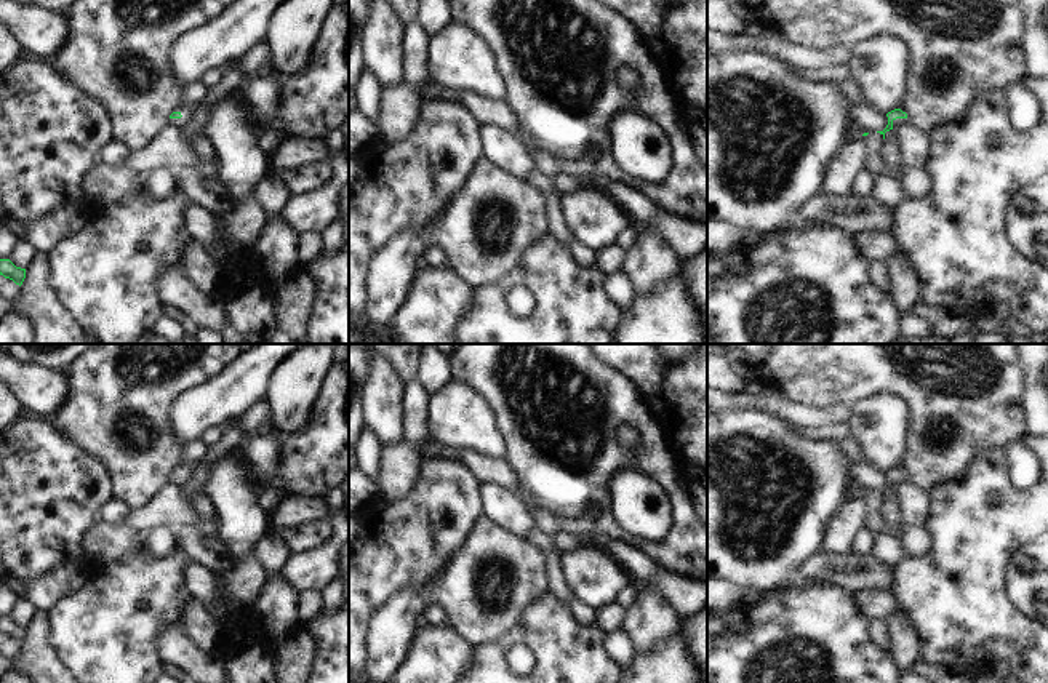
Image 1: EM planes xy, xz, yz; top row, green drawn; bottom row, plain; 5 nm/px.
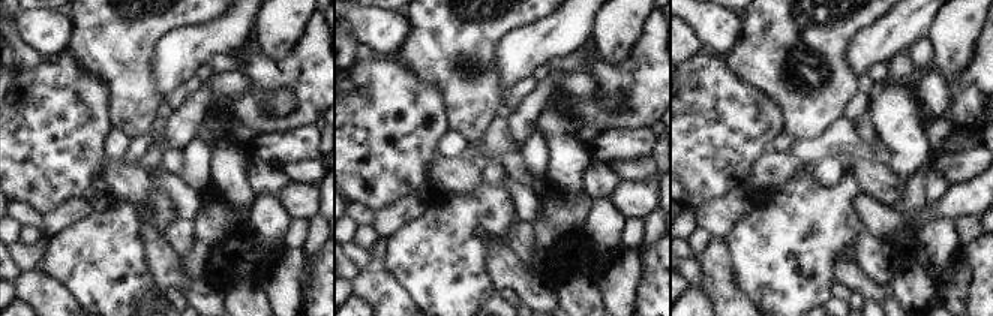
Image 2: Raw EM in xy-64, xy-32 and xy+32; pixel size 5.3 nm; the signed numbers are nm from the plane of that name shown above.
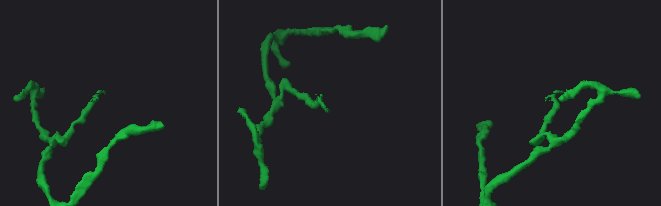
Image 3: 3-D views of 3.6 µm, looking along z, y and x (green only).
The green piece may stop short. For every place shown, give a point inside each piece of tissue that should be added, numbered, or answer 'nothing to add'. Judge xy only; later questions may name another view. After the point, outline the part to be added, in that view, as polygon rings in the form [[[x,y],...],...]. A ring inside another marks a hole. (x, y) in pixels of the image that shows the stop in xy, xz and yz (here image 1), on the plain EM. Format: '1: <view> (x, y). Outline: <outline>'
1: xy (186, 471). Outline: [[[194,464],[176,467],[174,470],[179,470],[182,475],[181,477],[168,477],[168,483],[171,483],[174,486],[182,485],[184,480],[190,475],[192,469],[194,469]]]

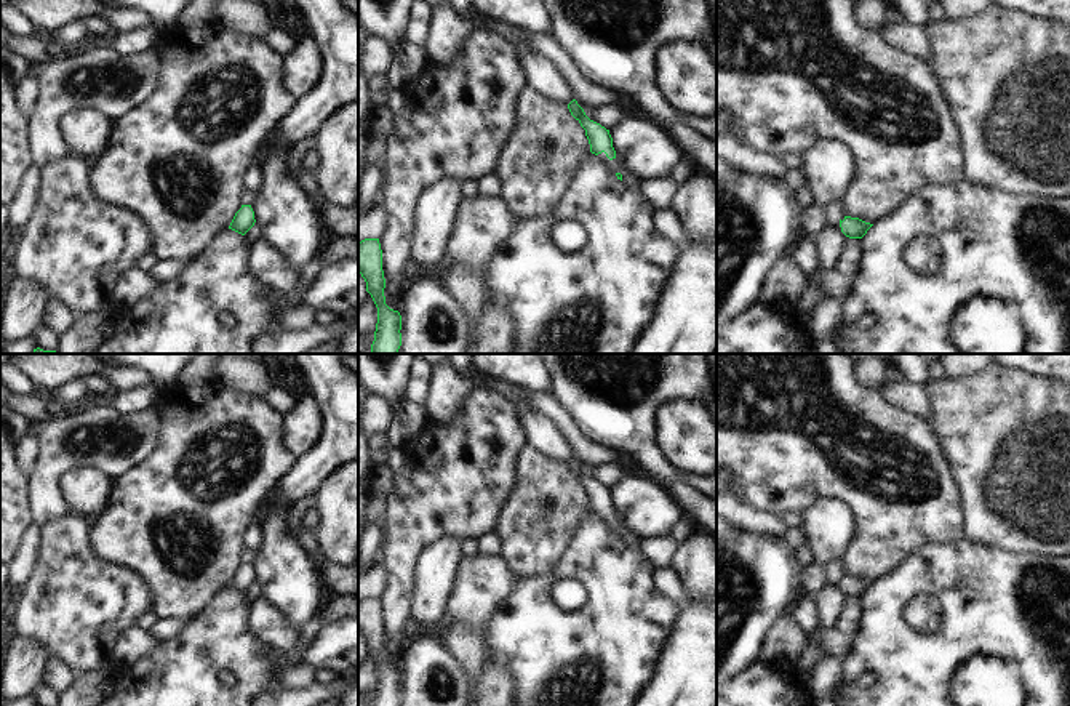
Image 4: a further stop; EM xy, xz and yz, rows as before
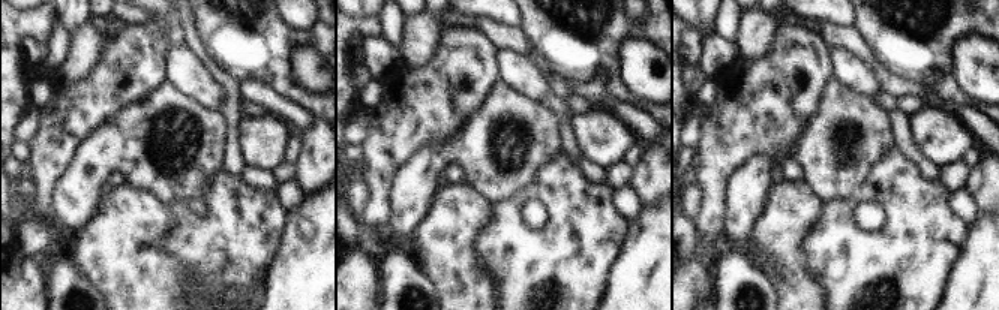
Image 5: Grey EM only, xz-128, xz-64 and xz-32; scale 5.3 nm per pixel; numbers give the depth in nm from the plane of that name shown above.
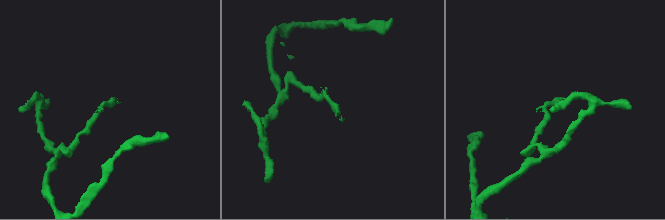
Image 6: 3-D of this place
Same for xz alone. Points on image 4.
1: xz (629, 540). Outline: [[[605,511],[597,514],[600,520],[606,525],[606,528],[613,533],[621,532],[622,533],[622,543],[638,552],[638,538],[625,530],[625,527],[616,519],[609,519]]]

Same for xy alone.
nothing to add.

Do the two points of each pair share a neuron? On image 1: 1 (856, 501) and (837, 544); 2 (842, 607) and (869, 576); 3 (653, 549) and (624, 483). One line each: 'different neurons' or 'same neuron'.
1: same neuron
2: different neurons
3: different neurons

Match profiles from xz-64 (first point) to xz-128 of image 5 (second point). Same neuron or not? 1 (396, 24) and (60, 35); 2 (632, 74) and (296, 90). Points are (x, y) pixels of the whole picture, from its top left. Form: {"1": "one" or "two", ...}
{"1": "one", "2": "two"}

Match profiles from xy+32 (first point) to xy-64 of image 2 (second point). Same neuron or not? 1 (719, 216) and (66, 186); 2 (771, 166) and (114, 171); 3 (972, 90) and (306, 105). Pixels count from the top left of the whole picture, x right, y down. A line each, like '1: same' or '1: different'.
1: different
2: same
3: same

